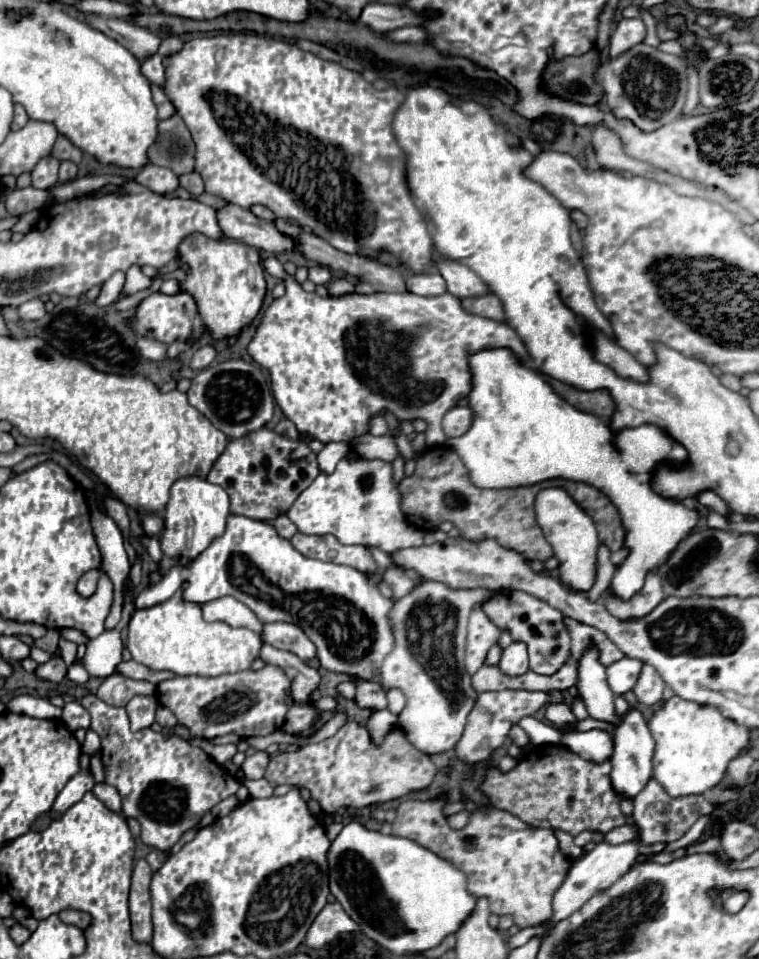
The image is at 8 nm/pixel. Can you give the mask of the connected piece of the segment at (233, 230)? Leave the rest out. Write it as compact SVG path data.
M226 203L224 207L216 209L218 225L222 225L222 233L228 239L242 241L256 249L268 253L282 253L292 251L292 239L282 235L272 221L258 219L252 211L242 209L238 205Z

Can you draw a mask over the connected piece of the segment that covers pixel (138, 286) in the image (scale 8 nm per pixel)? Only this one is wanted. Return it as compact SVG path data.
M132 265L128 271L126 271L126 283L124 283L124 293L126 295L134 295L146 287L150 287L152 279L146 277L140 269L140 265Z

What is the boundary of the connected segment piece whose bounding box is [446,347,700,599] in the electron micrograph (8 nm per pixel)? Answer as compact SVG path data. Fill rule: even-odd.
M480 349L478 353L468 355L468 367L472 373L472 389L468 393L472 425L462 437L448 439L446 445L462 457L470 473L470 481L484 489L504 489L518 485L534 485L546 479L560 477L594 485L596 489L606 493L622 515L622 523L626 529L624 545L630 547L630 555L616 569L616 575L612 579L612 591L620 599L630 599L634 593L642 589L646 573L662 565L676 549L680 539L686 537L700 521L700 513L696 509L688 509L680 501L664 499L656 495L650 487L650 477L656 469L656 463L666 461L674 467L682 465L686 461L684 447L654 425L624 429L612 441L612 431L608 423L568 405L562 397L554 393L554 389L550 389L550 385L540 377L540 373L526 367L526 363L522 363L512 349Z

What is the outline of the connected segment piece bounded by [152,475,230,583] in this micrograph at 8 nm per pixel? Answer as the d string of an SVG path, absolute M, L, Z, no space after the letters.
M190 475L180 477L170 487L170 499L164 509L164 531L160 535L160 545L164 559L160 563L160 569L152 573L152 583L160 579L160 575L174 565L174 557L180 559L180 563L188 563L192 557L202 553L212 539L220 537L226 529L226 517L230 513L230 501L228 493L214 483L208 483L202 477Z

